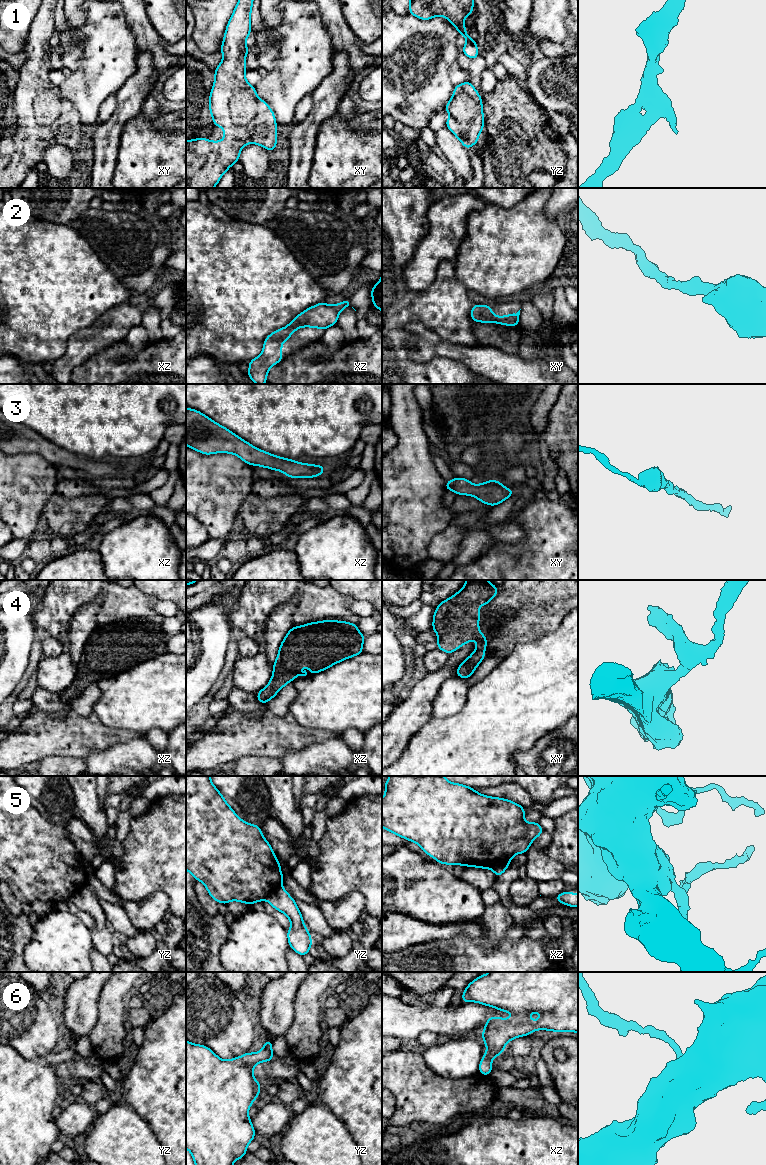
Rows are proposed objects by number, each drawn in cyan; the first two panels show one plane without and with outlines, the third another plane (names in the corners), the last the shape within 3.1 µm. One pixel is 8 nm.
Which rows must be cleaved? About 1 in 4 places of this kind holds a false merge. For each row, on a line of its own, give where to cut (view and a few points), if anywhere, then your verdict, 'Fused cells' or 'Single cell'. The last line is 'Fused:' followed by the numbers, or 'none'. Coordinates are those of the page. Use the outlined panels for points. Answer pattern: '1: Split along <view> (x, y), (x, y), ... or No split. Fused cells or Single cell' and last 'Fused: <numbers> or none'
1: No split. Single cell
2: No split. Single cell
3: No split. Single cell
4: No split. Single cell
5: Split along xz (508, 862), (497, 864), (491, 868). Fused cells
6: No split. Single cell
Fused: 5

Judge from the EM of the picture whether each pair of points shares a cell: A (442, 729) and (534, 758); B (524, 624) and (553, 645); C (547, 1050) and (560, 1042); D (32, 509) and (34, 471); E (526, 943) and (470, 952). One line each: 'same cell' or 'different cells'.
A: different cells
B: different cells
C: same cell
D: same cell
E: same cell

